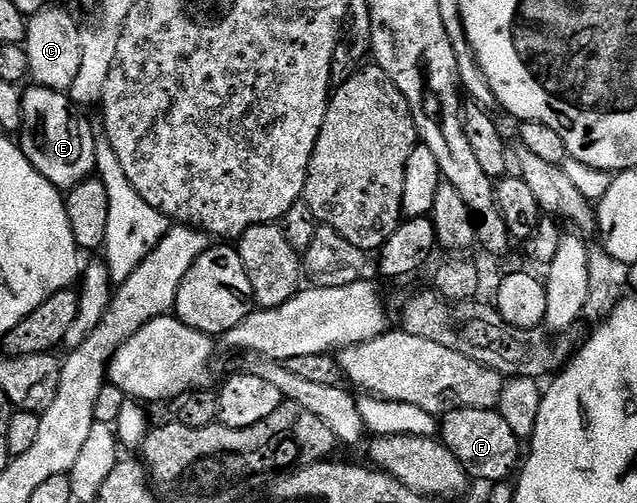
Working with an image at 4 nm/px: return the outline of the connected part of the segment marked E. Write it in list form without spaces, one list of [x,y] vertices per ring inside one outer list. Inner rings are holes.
[[[31,86],[28,92],[22,93],[22,98],[23,126],[17,133],[17,143],[25,158],[29,158],[31,165],[60,190],[70,190],[81,181],[88,179],[95,168],[95,132],[83,121],[83,116],[79,113],[82,111],[72,102],[70,95],[52,88]]]

